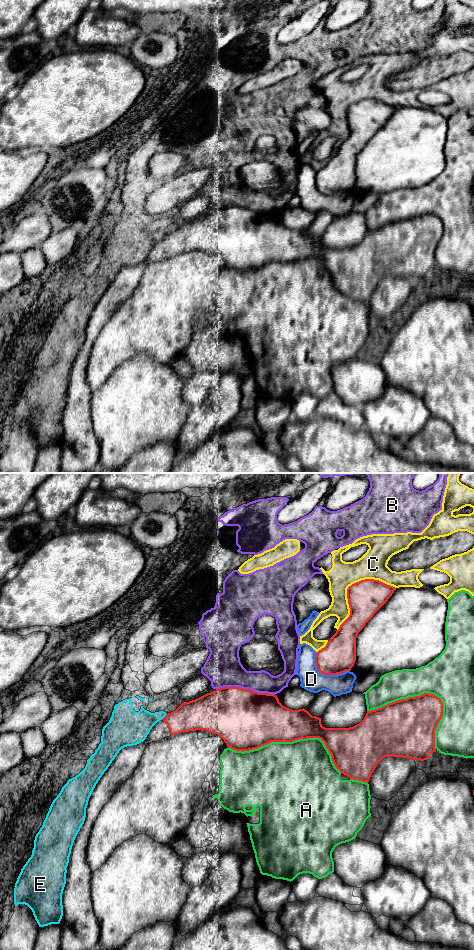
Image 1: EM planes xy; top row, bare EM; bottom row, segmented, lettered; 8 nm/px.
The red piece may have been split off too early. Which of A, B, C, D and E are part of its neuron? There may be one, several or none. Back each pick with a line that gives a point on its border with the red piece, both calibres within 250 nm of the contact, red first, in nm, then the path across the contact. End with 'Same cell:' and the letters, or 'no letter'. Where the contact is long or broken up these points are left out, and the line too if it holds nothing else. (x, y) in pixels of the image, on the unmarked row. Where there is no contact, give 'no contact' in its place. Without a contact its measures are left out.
Same cell: no letter

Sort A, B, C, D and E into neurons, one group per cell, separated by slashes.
A / B E / C D

